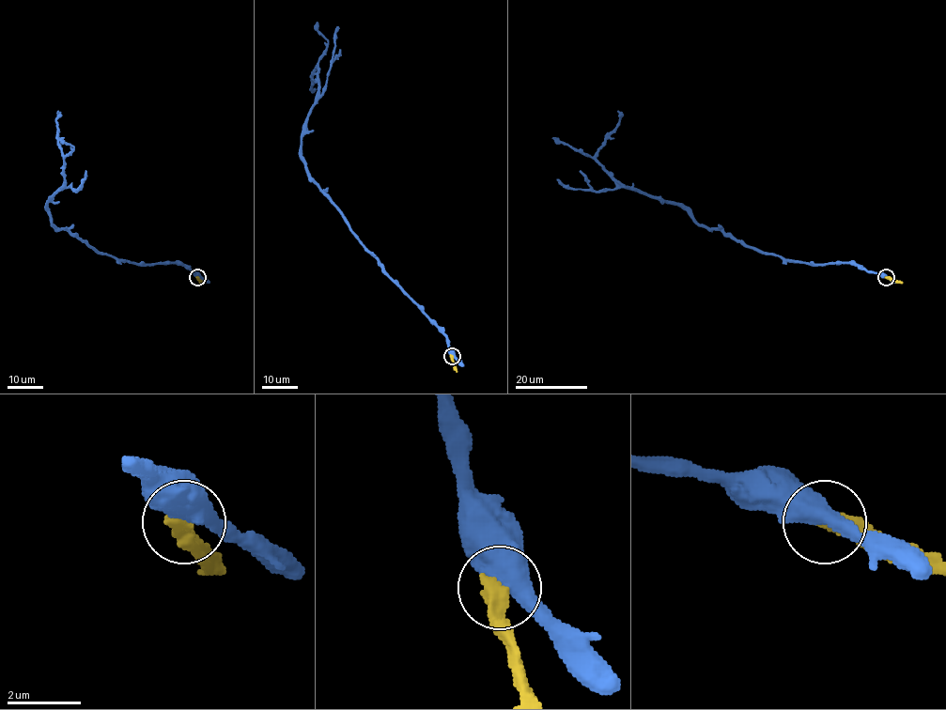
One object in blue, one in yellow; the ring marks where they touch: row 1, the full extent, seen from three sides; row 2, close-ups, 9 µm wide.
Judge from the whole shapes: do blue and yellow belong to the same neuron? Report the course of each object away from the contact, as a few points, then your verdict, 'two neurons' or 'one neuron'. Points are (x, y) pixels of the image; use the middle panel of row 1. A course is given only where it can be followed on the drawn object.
blue runs (452, 356), (439, 327), (390, 277), (305, 166), (301, 140), (317, 90), (317, 66), (312, 87); yellow runs (452, 356), (457, 372); two neurons

